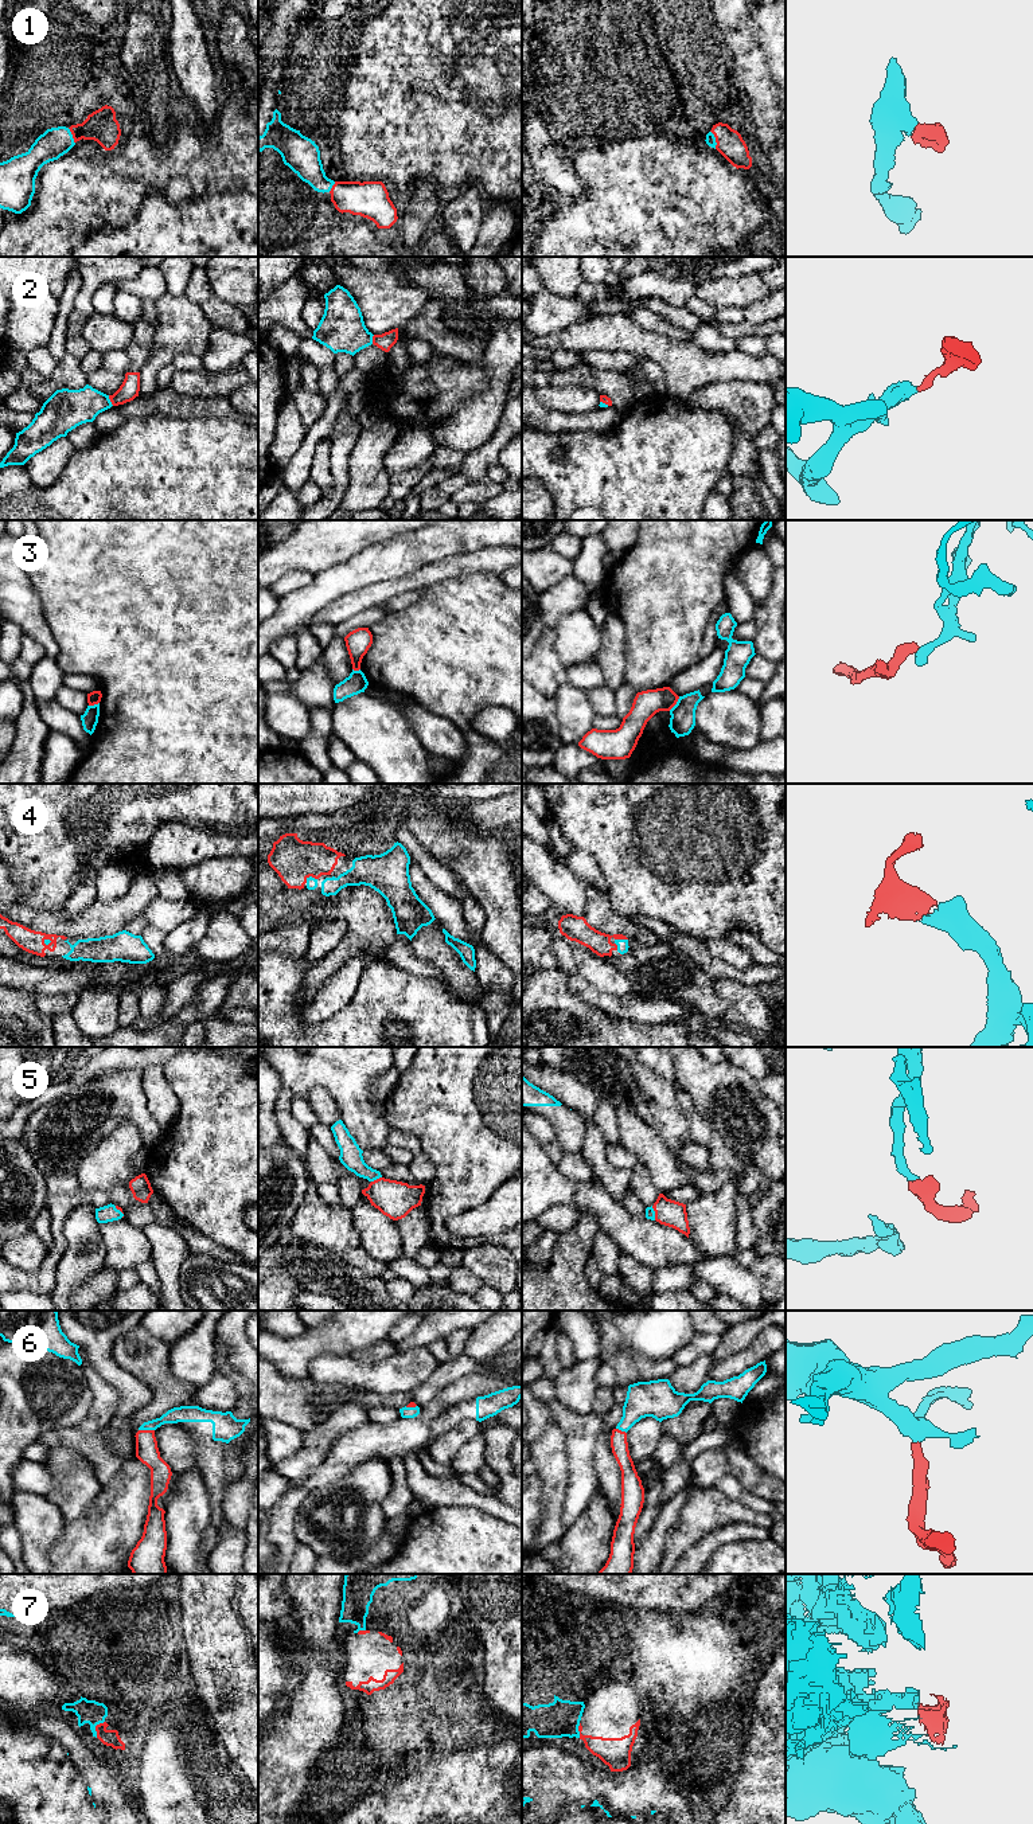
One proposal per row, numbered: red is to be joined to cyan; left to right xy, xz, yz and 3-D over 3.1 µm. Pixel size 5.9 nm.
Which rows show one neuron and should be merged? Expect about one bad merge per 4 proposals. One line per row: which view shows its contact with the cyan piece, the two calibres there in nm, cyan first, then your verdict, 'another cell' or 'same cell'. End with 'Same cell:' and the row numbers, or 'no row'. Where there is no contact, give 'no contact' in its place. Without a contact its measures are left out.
1: meets cyan in yz; 60 nm thick on the cyan side, 160 nm on the other; same cell
2: meets cyan in xy; 220 nm thick on the cyan side, 120 nm on the other; same cell
3: meets cyan in yz; 150 nm thick on the cyan side, 160 nm on the other; same cell
4: meets cyan in xz; 60 nm thick on the cyan side, 260 nm on the other; same cell
5: meets cyan in yz; 60 nm thick on the cyan side, 160 nm on the other; same cell
6: meets cyan in xy; 100 nm thick on the cyan side, 140 nm on the other; same cell
7: meets cyan in xy; 140 nm thick on the cyan side, 100 nm on the other; another cell
Same cell: 1, 2, 3, 4, 5, 6

